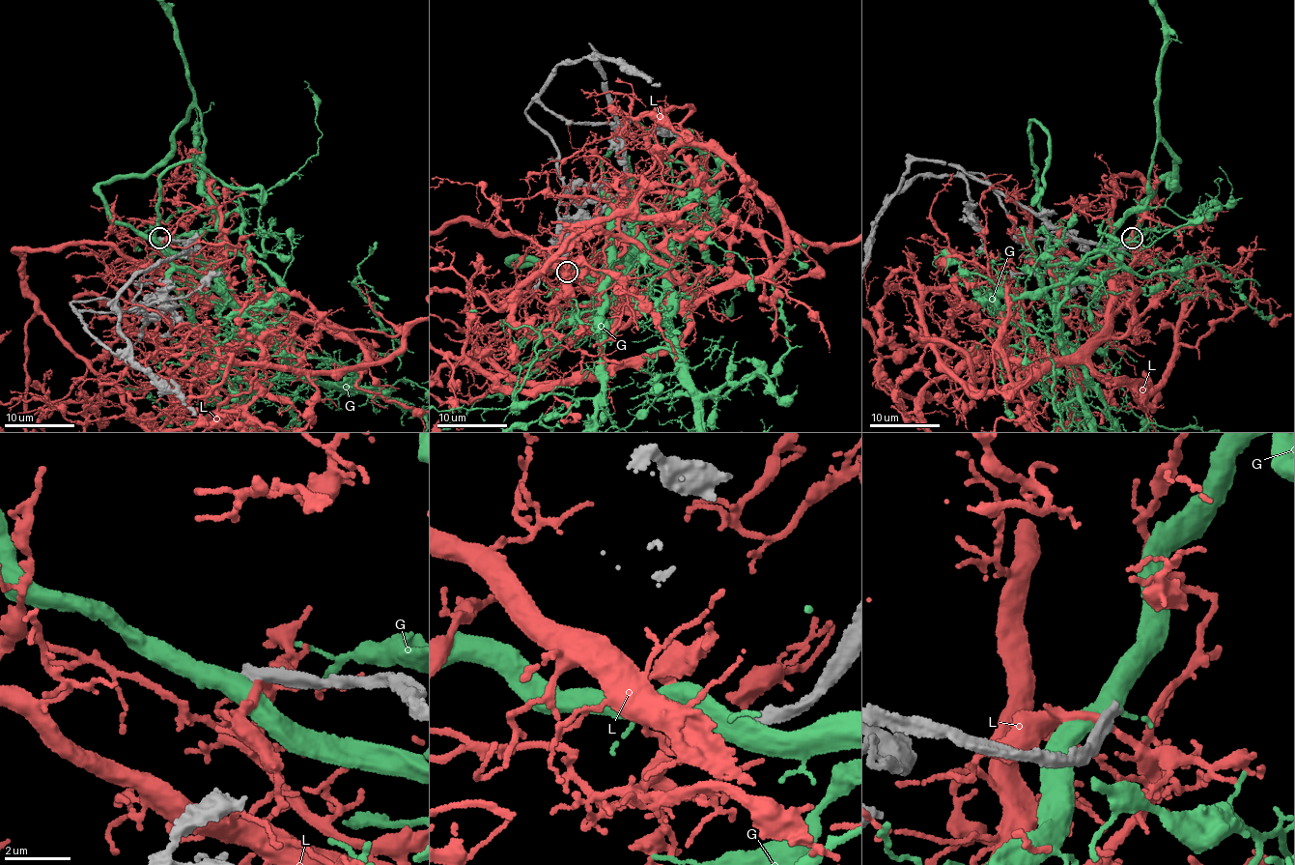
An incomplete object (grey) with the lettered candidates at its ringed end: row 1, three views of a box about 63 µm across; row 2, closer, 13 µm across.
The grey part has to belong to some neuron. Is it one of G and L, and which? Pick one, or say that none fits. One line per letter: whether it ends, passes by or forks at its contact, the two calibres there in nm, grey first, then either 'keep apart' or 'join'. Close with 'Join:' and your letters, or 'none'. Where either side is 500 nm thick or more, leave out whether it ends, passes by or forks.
G: it forks there; 360 nm thick on the grey side, 420 nm on the other; keep apart
L: it passes by; 440 nm thick on the grey side, 200 nm on the other; keep apart
Join: none

